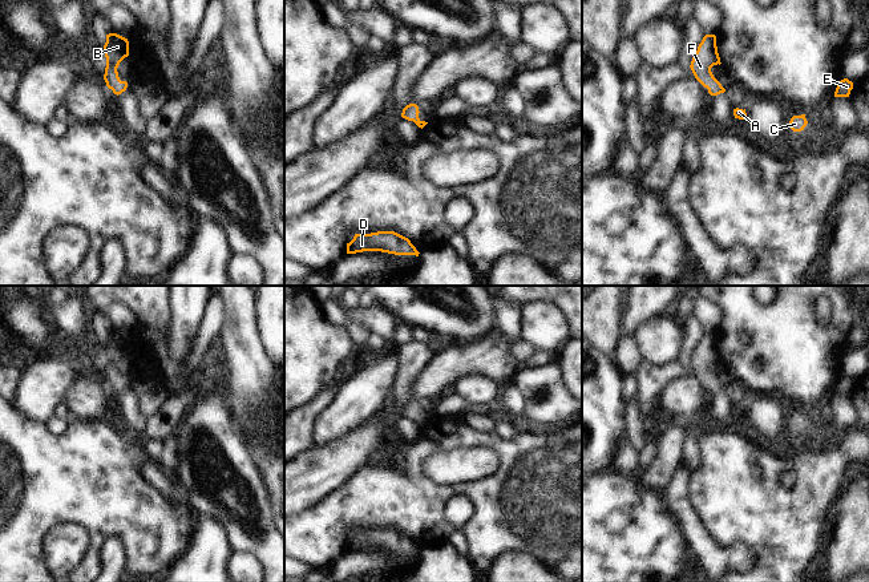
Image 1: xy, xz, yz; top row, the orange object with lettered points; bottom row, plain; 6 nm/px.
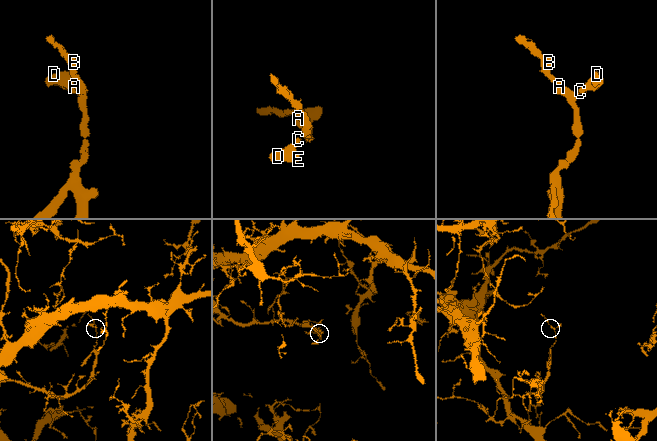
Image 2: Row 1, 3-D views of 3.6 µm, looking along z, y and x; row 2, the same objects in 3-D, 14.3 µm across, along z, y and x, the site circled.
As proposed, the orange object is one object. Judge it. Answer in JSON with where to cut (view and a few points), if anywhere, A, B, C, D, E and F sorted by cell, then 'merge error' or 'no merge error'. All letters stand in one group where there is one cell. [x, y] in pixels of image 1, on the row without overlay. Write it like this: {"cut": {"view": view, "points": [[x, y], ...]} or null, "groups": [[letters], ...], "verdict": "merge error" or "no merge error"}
{"cut": null, "groups": [["A", "B", "C", "D", "E", "F"]], "verdict": "no merge error"}

